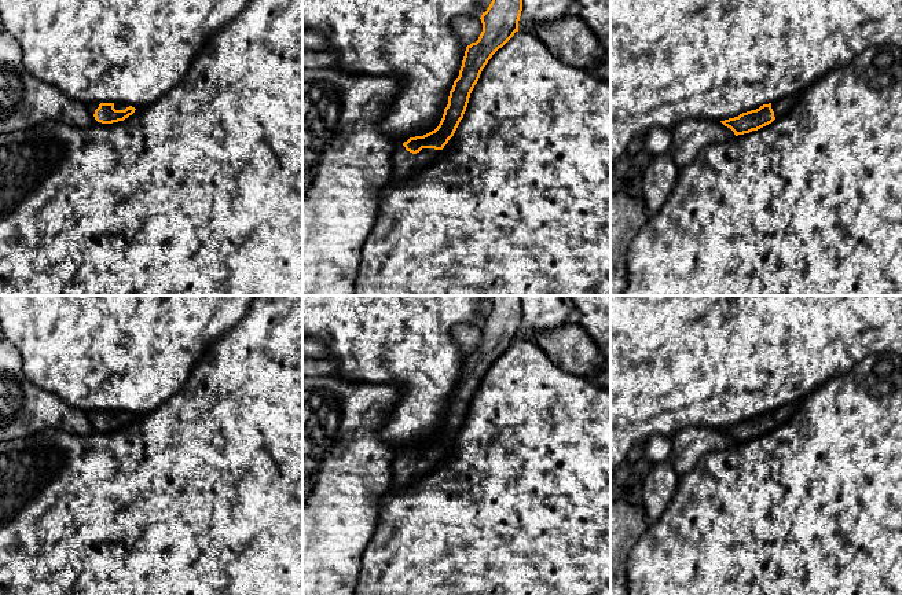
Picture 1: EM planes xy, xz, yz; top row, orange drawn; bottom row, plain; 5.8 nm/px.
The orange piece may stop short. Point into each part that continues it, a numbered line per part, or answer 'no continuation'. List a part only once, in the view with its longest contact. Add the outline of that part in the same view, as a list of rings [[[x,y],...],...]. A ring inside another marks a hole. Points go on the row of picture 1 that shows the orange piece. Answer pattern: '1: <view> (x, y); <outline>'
1: xz (404, 164); [[[397,144],[392,155],[392,176],[389,183],[402,183],[417,175],[419,170],[430,166],[440,154],[441,150],[434,148],[422,148],[419,153],[412,154],[403,144]]]

